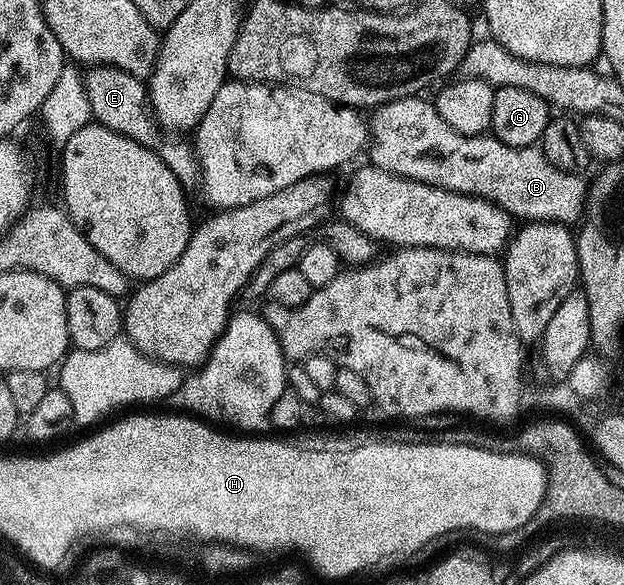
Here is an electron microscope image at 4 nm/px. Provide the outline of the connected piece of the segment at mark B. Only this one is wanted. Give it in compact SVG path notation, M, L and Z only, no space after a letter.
M422 95L397 97L369 114L369 164L425 185L483 197L508 211L511 217L523 217L521 220L526 223L556 221L570 227L581 218L588 188L585 176L552 167L538 147L508 147L499 137L480 133L466 137L444 123L433 100L424 98Z

